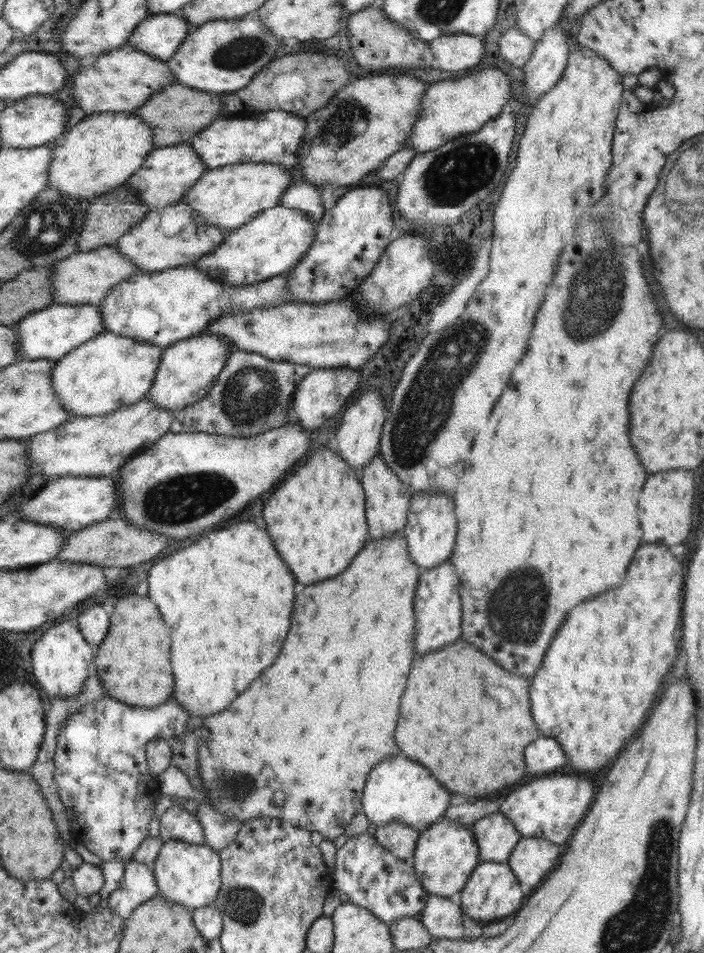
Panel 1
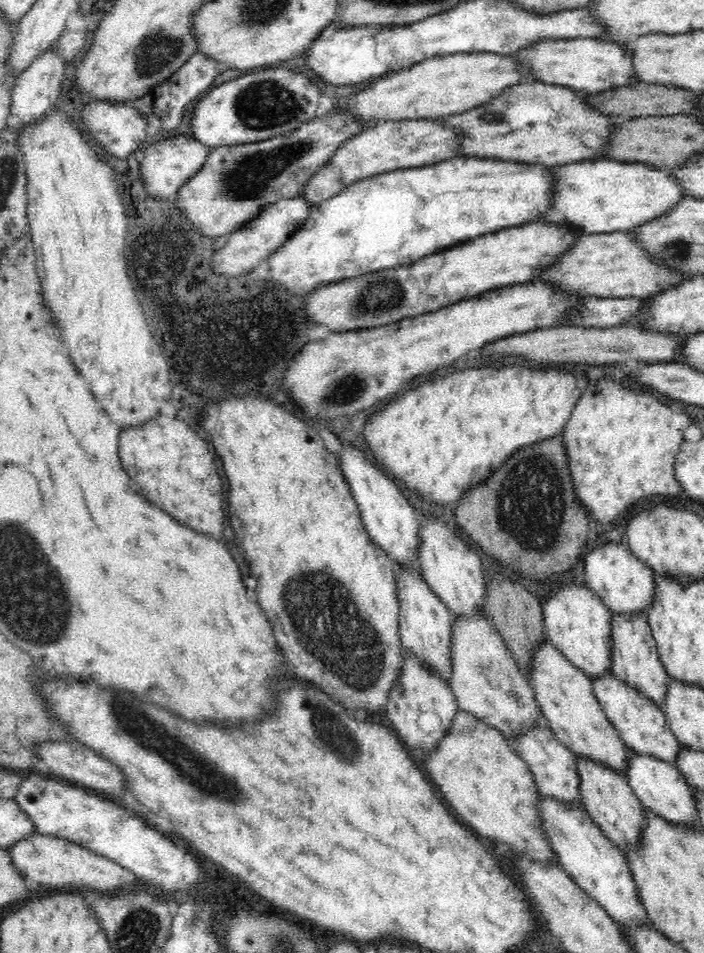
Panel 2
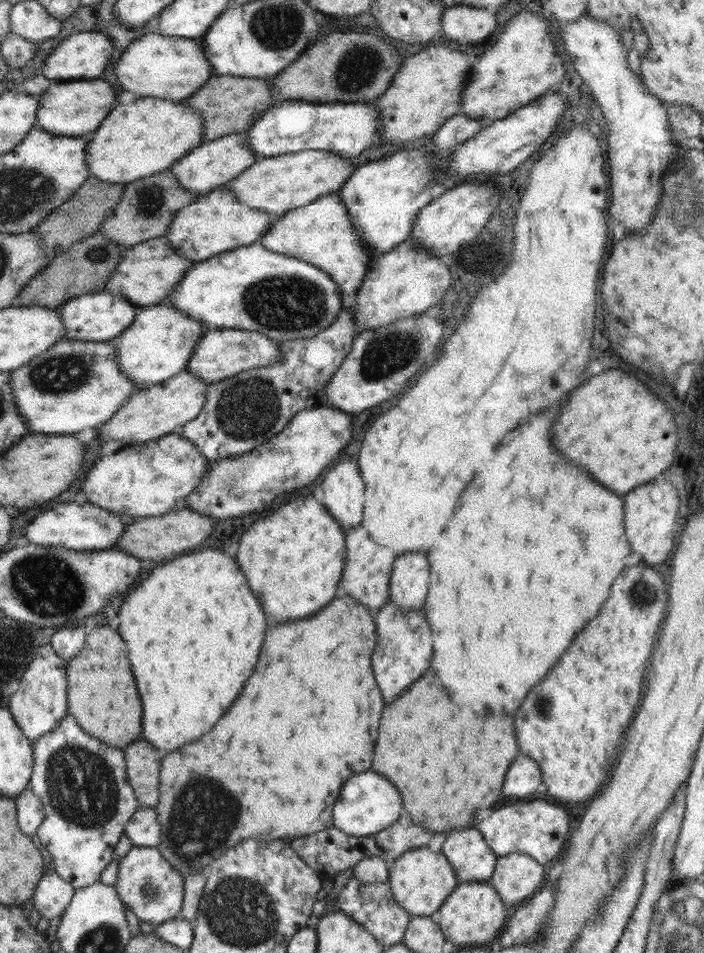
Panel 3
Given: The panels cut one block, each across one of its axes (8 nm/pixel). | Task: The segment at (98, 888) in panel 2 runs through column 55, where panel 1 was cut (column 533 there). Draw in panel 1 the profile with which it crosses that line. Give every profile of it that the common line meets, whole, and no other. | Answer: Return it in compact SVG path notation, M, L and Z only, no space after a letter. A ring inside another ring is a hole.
M540 837L520 839L507 863L520 884L535 889L554 868L564 847Z

